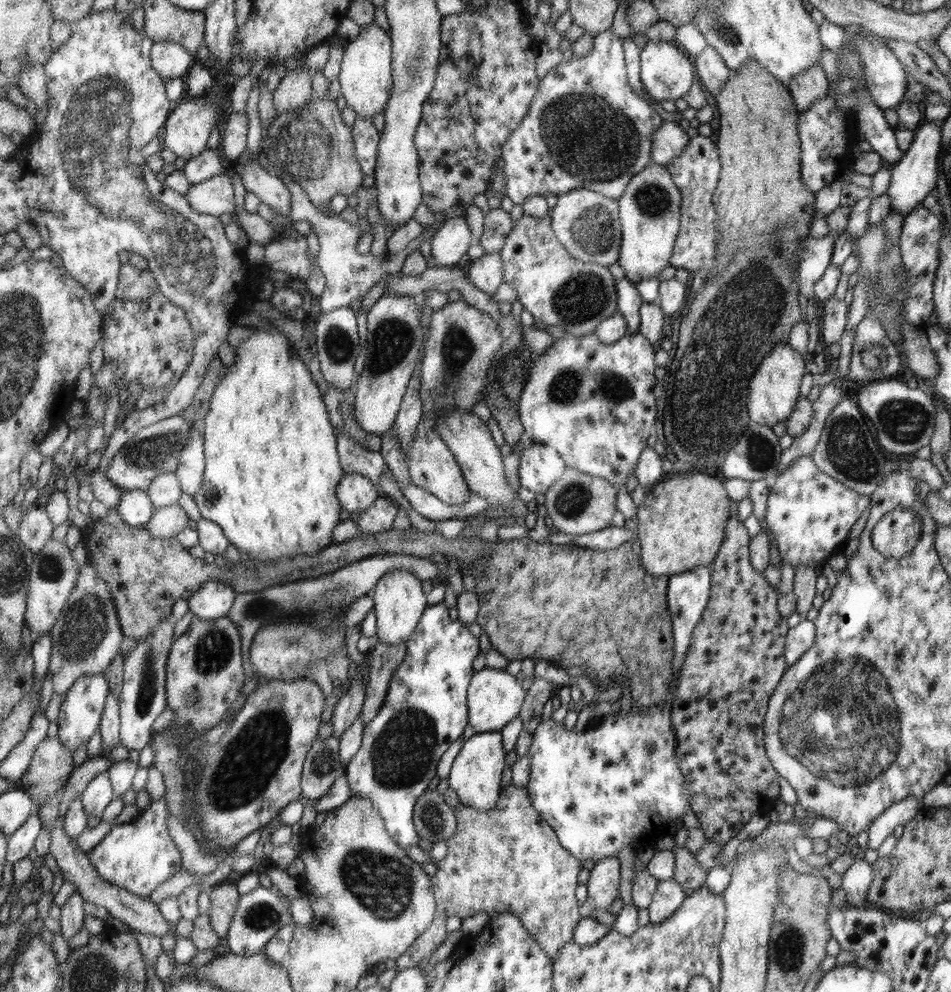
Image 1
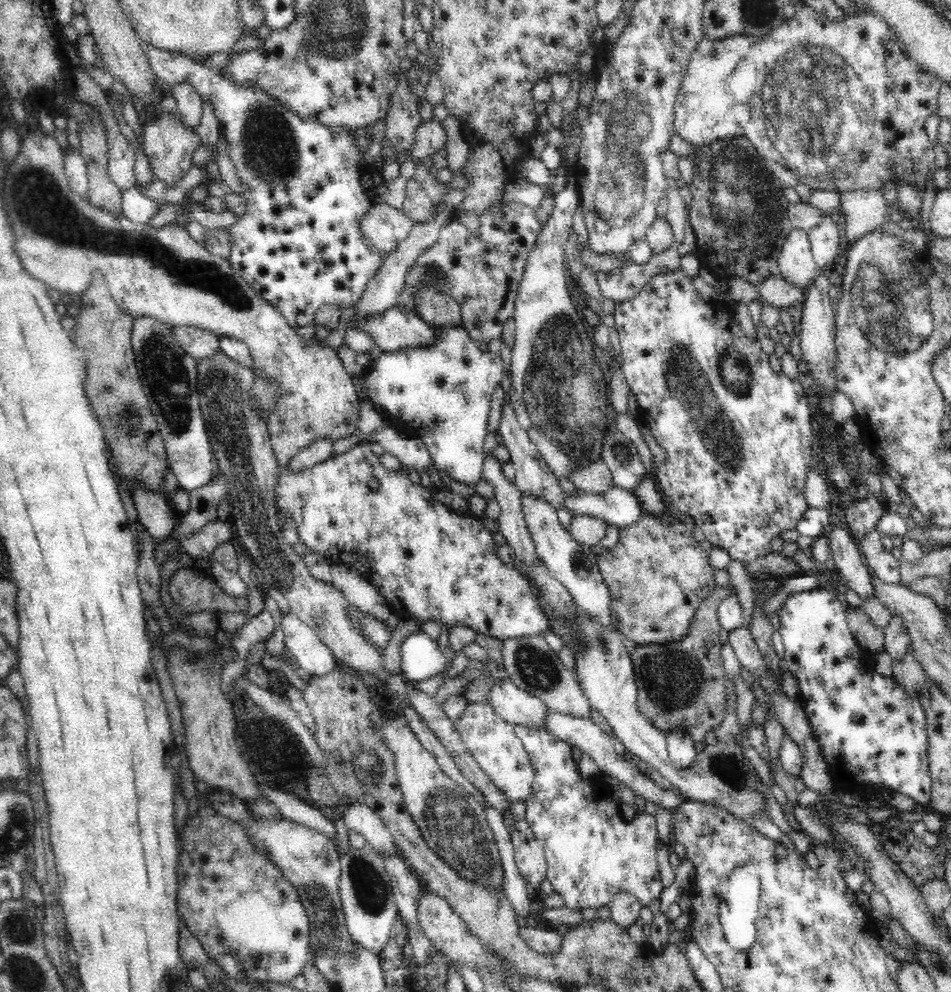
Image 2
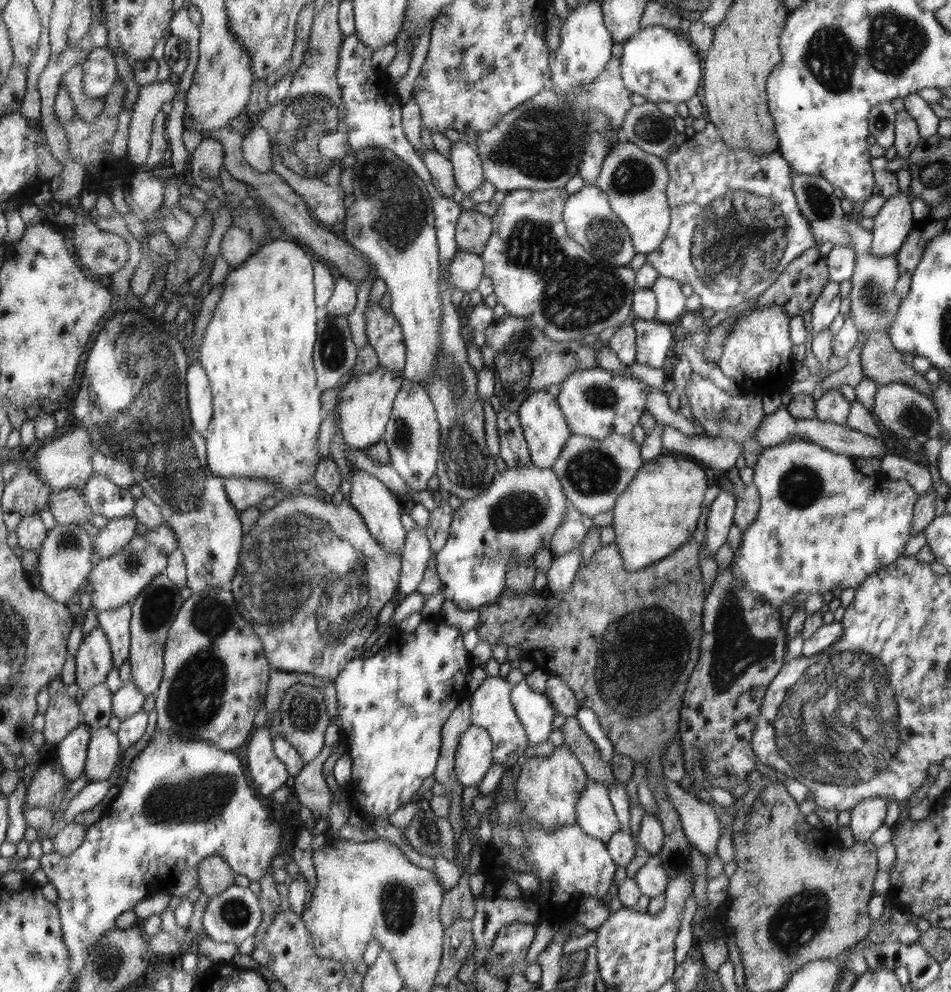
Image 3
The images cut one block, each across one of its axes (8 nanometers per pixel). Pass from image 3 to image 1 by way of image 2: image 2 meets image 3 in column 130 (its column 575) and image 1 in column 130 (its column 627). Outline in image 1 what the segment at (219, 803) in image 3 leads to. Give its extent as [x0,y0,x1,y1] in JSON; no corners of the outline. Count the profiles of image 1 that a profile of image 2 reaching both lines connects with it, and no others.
[88,797,182,898]

